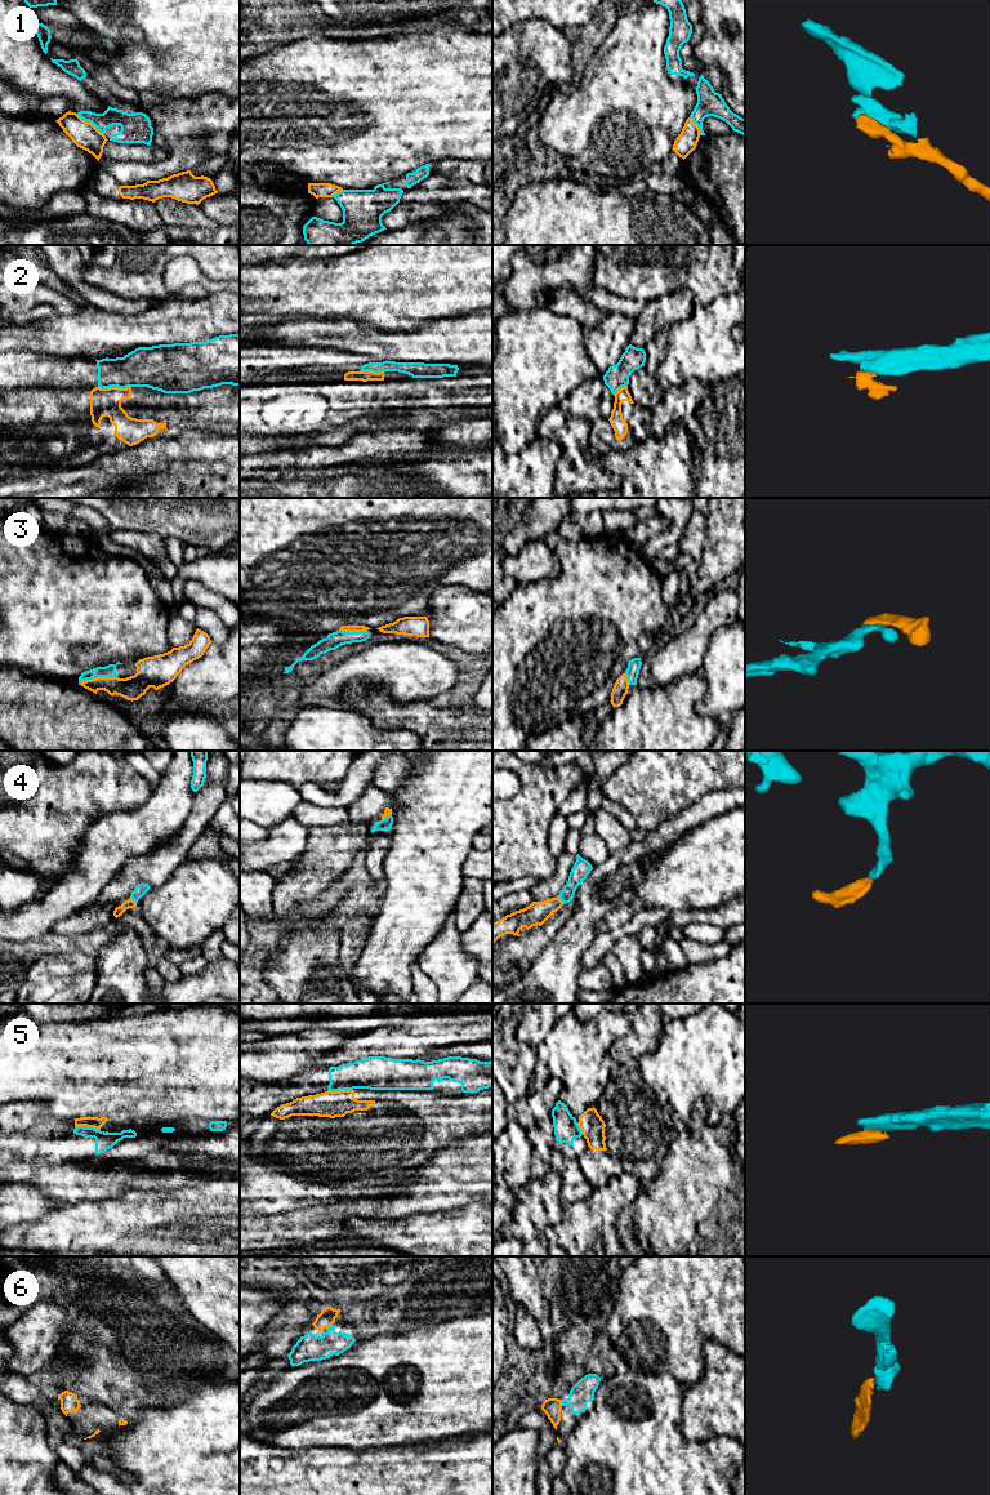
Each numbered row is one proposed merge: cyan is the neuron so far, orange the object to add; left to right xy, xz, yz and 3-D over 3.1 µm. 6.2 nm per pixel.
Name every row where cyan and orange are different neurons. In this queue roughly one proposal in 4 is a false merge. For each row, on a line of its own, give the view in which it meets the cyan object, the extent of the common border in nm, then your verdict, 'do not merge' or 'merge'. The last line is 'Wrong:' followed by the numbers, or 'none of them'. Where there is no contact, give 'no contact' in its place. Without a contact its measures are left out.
1: contact in xy; length 220 nm; merge
2: contact in xy; length 200 nm; do not merge
3: contact in xy; length 240 nm; merge
4: contact in yz; length 70 nm; merge
5: contact in xy; length 160 nm; do not merge
6: contact in xz; length 50 nm; merge
Wrong: 2, 5

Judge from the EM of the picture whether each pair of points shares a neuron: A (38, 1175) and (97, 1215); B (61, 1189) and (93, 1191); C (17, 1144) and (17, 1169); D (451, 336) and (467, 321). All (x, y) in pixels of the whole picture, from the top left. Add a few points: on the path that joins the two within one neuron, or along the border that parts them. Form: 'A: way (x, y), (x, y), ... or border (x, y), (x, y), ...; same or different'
A: border (106, 1198), (79, 1200), (58, 1205); different
B: way (68, 1189), (85, 1189); same
C: border (19, 1160), (43, 1162); different
D: way (455, 332), (463, 324); same

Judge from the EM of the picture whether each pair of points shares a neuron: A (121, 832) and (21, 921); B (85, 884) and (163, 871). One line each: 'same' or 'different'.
A: same
B: different

